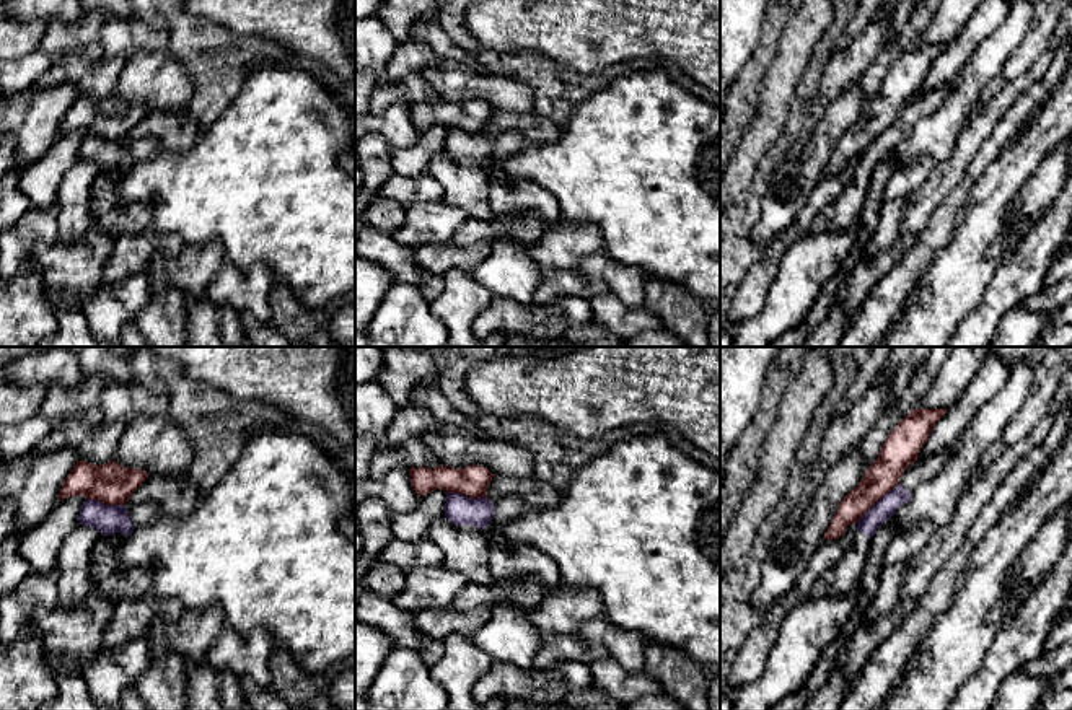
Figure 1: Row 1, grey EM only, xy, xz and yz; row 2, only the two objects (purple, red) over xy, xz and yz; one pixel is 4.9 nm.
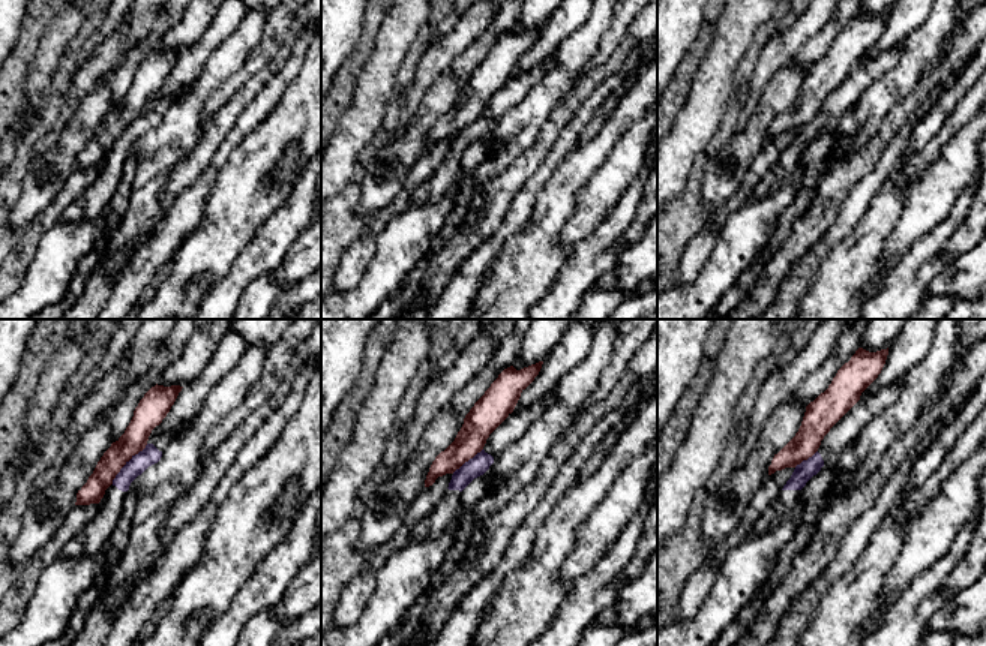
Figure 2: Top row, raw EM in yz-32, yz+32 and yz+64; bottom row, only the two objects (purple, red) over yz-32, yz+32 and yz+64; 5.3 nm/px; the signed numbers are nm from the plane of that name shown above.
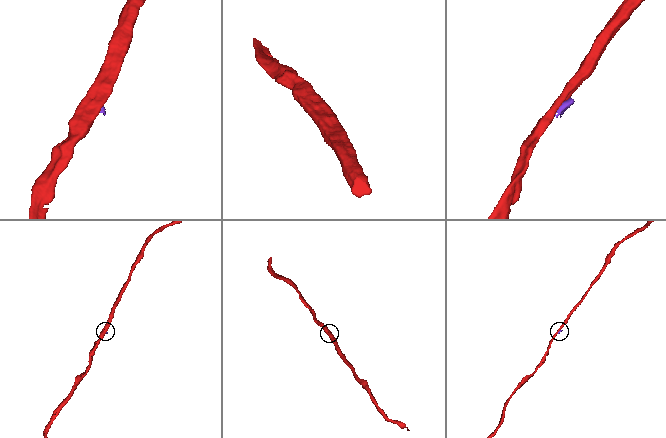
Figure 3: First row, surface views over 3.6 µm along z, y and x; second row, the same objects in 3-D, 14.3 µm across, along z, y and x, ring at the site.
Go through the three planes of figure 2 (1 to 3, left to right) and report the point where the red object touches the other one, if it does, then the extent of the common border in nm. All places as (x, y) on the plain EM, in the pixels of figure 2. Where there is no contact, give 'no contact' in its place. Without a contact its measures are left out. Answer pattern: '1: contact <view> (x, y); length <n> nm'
1: contact yz-32 (126, 128); length 300 nm
2: contact yz+32 (468, 125); length 220 nm
3: contact yz+64 (805, 125); length 160 nm

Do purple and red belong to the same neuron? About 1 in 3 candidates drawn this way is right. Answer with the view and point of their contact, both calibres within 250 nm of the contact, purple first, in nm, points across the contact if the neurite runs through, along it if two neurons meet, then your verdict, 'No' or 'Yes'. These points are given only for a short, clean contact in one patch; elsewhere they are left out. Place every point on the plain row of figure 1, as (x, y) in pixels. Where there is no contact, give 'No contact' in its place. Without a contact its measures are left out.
Touches purple at yz (877, 137). Thickness 100 nm (purple) against 160 nm. Boundary: yz (898, 118), (857, 158). No

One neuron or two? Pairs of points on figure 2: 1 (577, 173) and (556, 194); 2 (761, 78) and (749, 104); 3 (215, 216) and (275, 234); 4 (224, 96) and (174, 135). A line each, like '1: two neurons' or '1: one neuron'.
1: one neuron
2: one neuron
3: two neurons
4: two neurons

